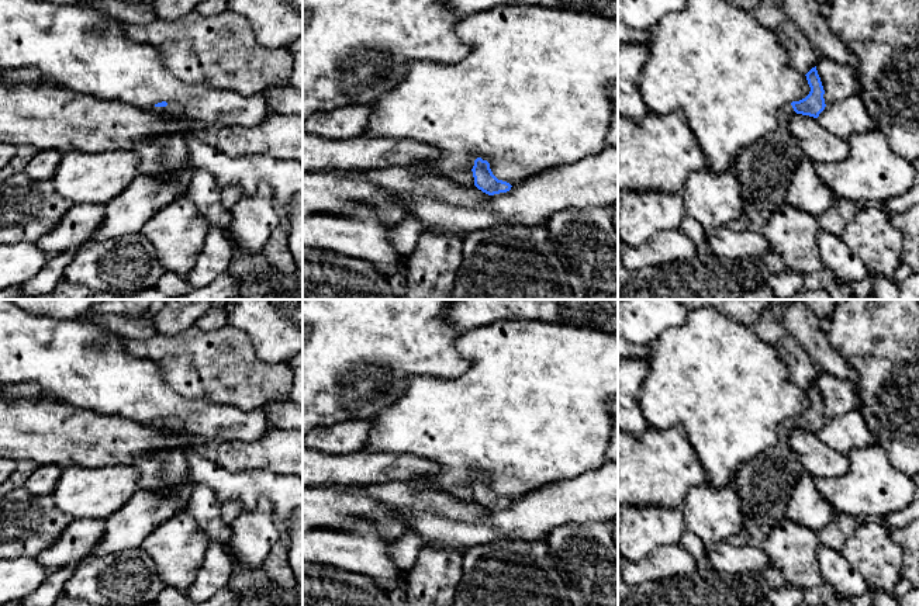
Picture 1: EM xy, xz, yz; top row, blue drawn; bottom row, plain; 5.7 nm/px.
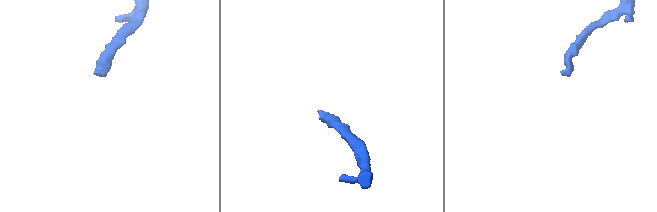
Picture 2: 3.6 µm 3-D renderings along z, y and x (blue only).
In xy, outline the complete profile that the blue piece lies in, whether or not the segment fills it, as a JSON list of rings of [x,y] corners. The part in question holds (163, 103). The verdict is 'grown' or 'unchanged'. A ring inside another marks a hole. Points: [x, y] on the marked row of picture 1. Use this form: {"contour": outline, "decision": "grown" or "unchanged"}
{"contour": [[[162,101],[162,103],[152,105],[149,110],[162,117],[172,117],[172,118],[182,117],[182,107],[176,103]]], "decision": "grown"}

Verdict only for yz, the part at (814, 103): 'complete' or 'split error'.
split error

